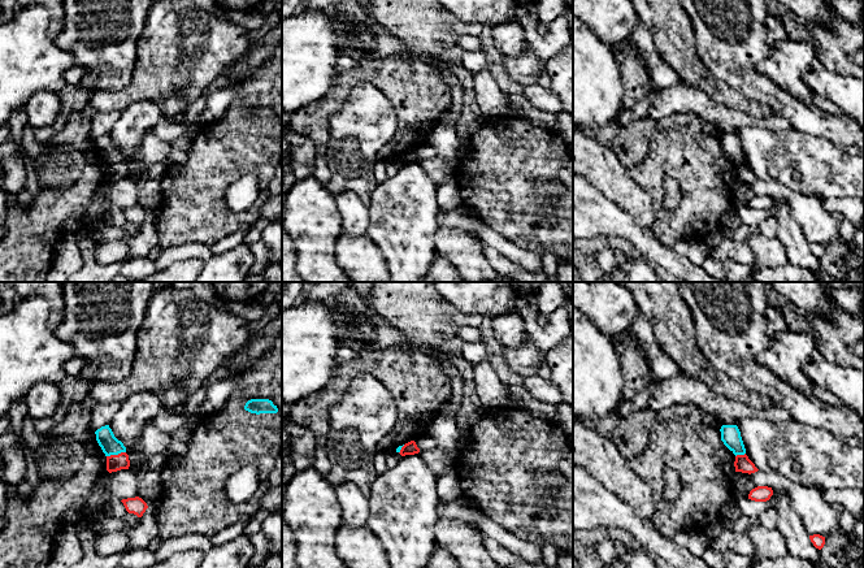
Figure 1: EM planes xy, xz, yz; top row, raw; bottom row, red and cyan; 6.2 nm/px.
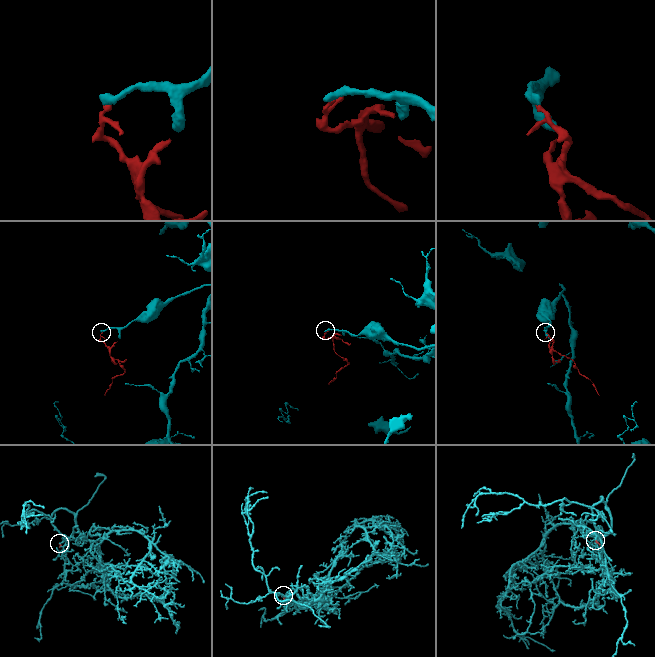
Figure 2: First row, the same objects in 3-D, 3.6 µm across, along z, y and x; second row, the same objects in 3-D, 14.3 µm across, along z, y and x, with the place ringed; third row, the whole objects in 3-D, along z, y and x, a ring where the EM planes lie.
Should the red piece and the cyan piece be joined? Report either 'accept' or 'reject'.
reject

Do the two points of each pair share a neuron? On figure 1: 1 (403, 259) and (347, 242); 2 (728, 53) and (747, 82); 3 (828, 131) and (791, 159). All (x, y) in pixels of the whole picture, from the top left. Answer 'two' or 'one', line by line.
1: two
2: one
3: two

